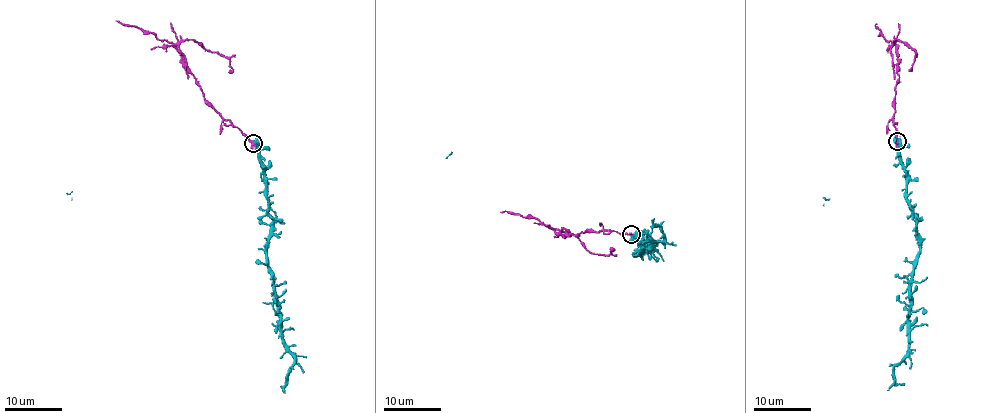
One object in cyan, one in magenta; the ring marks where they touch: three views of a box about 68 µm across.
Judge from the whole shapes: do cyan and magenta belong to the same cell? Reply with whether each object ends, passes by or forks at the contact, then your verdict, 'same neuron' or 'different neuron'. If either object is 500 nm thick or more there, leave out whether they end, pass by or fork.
different neuron

